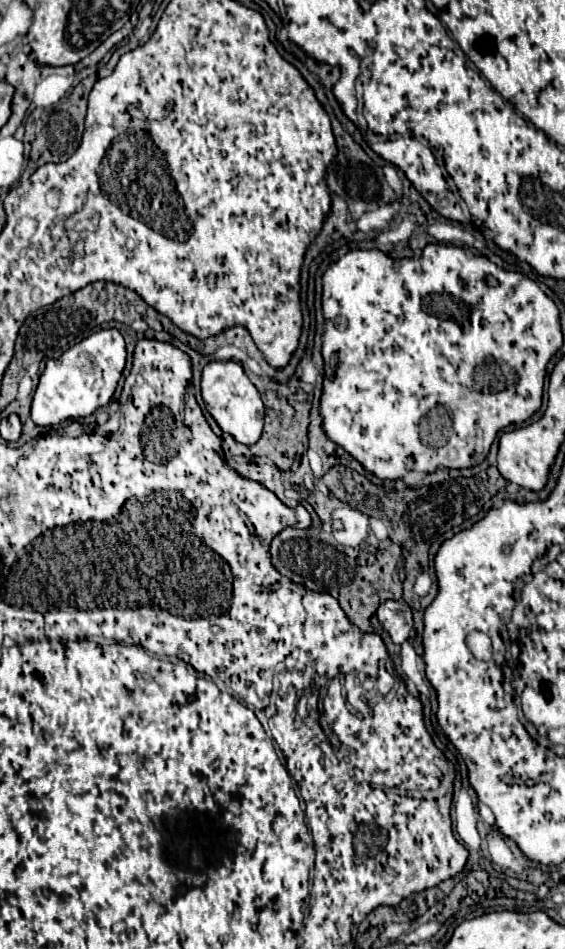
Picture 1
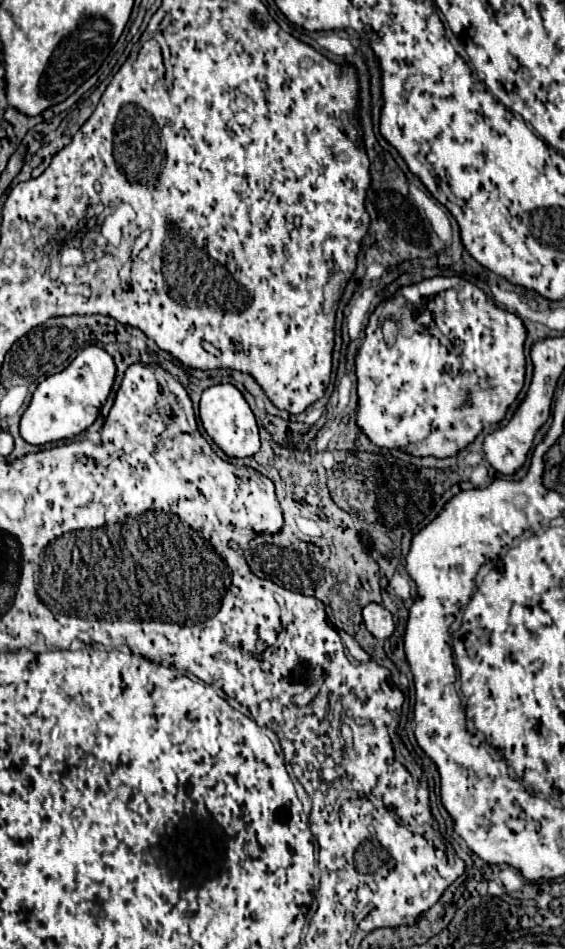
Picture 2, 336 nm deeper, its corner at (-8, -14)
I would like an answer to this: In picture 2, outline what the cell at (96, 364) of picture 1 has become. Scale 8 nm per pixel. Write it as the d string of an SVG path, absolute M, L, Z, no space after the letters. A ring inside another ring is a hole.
M100 346L84 348L66 370L48 376L44 382L40 382L40 386L32 396L32 402L28 404L20 420L20 436L28 444L36 446L78 436L80 432L84 432L88 426L94 424L102 404L106 402L112 390L114 378L116 378L114 358Z

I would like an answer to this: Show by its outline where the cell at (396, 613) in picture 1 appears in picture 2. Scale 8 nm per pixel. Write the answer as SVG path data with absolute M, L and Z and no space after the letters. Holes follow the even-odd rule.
M368 604L362 610L362 616L364 616L364 624L366 624L368 632L372 632L376 638L386 640L386 638L392 636L392 632L394 632L394 620L392 620L392 614L384 606L380 606L380 604Z

